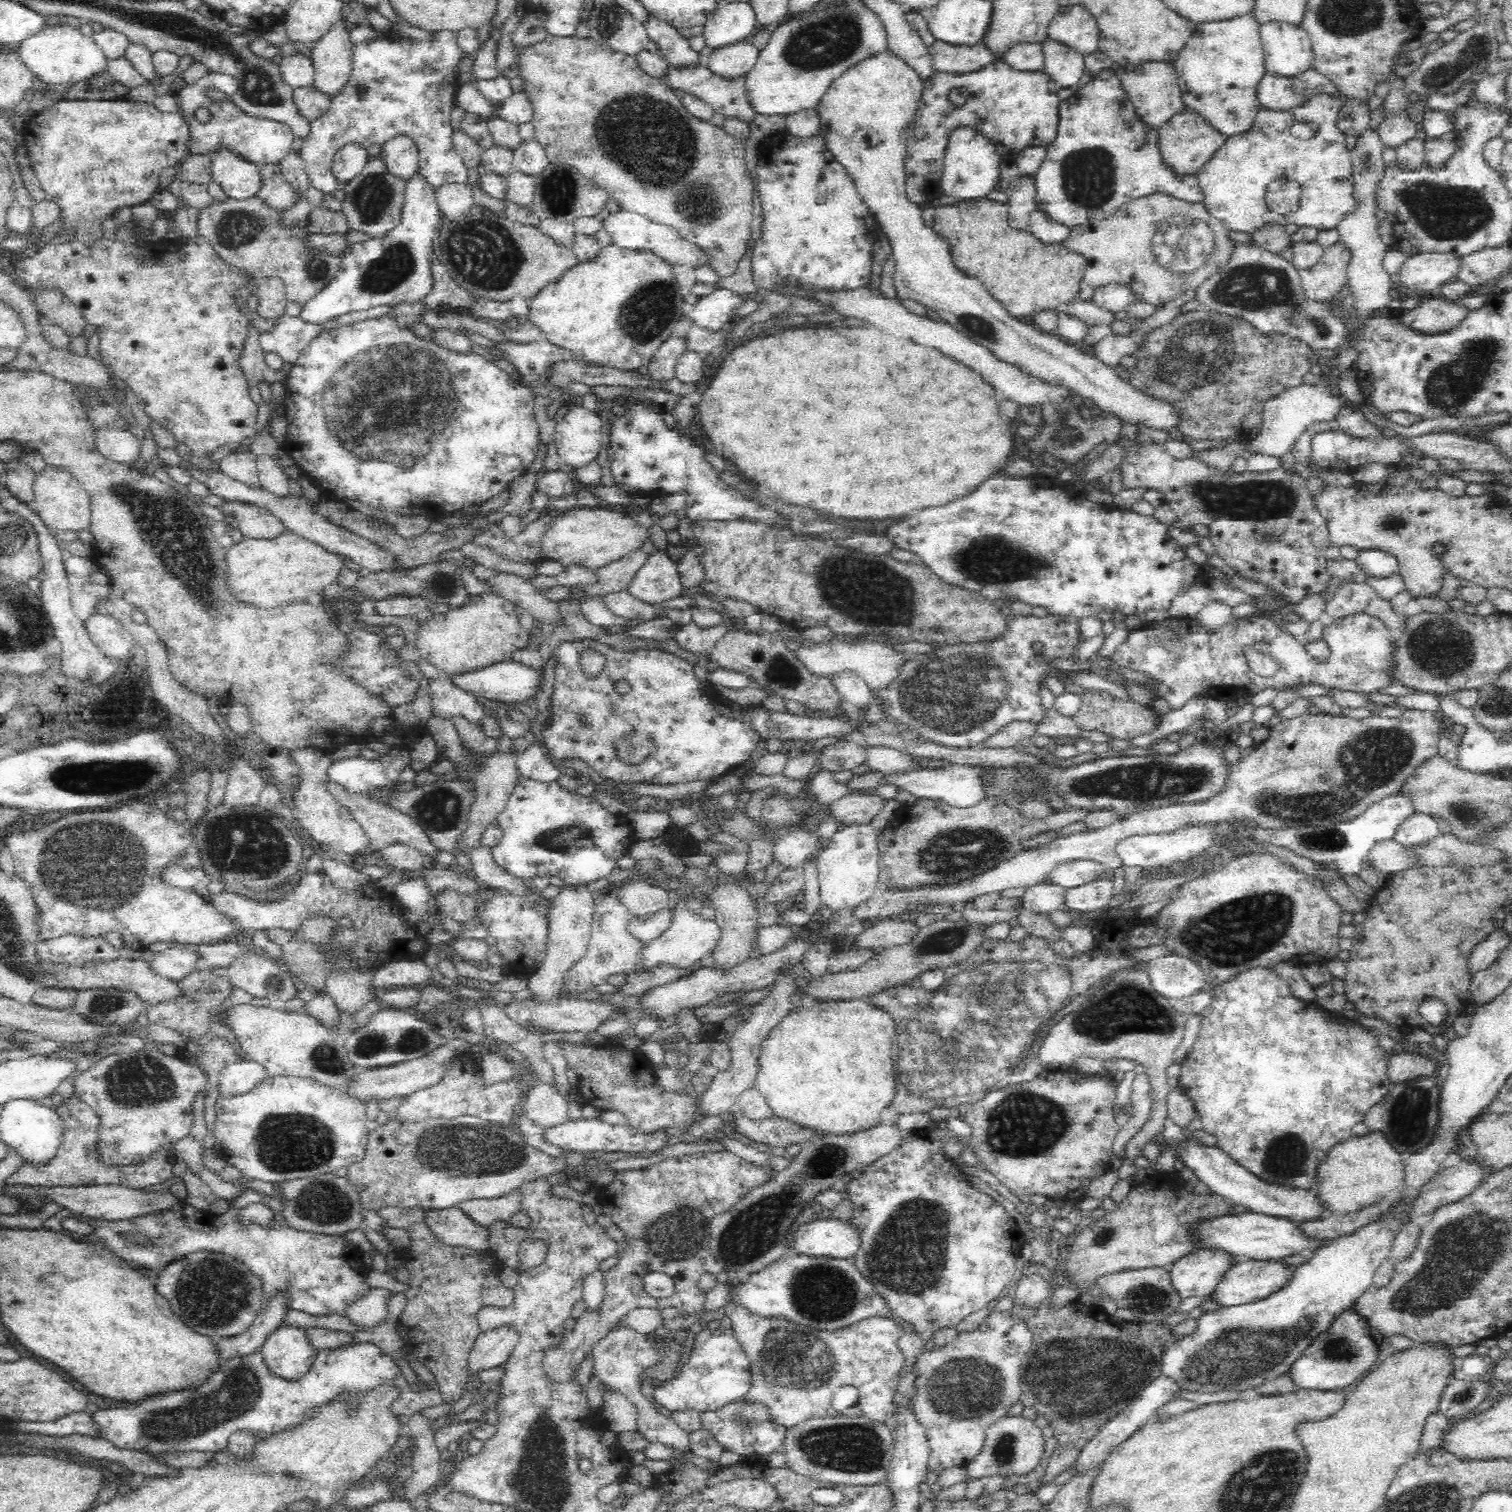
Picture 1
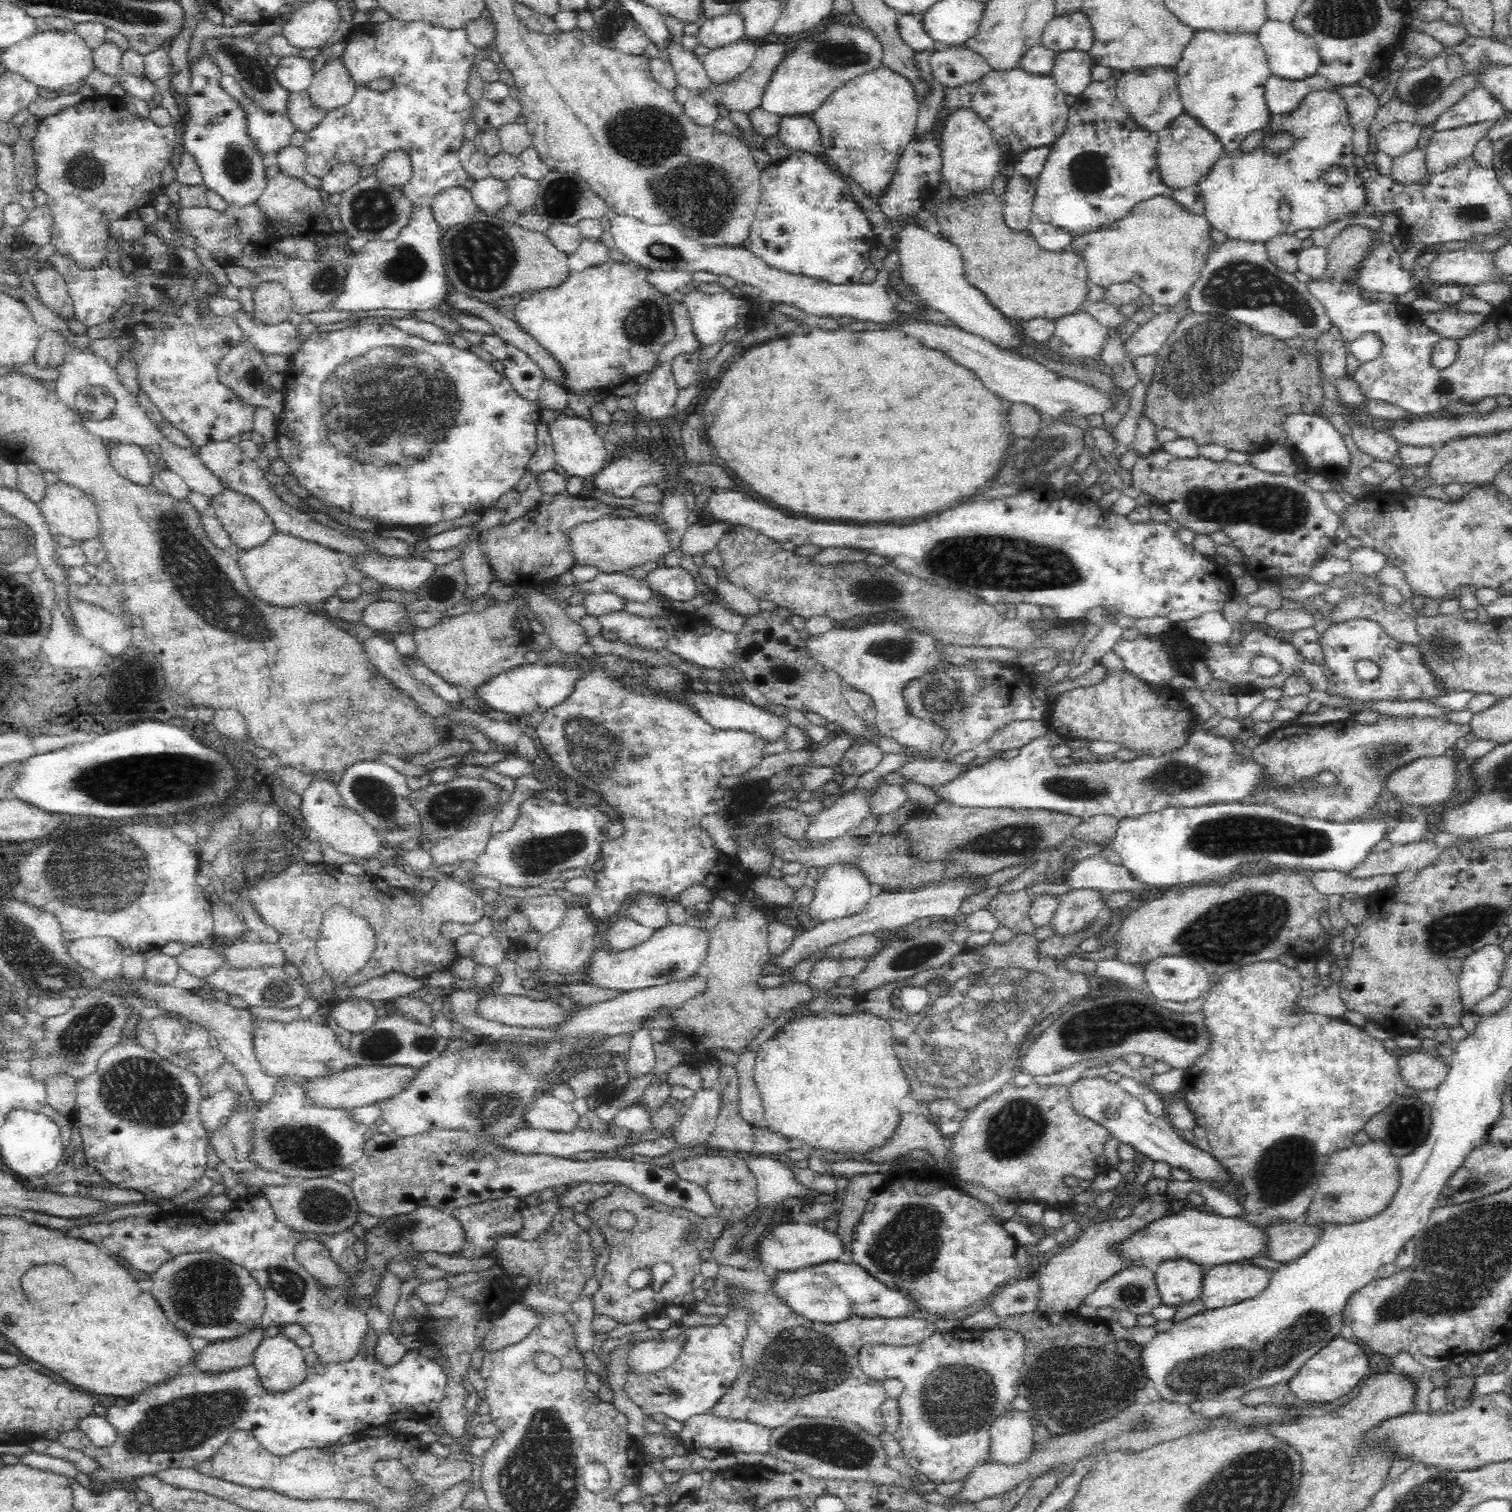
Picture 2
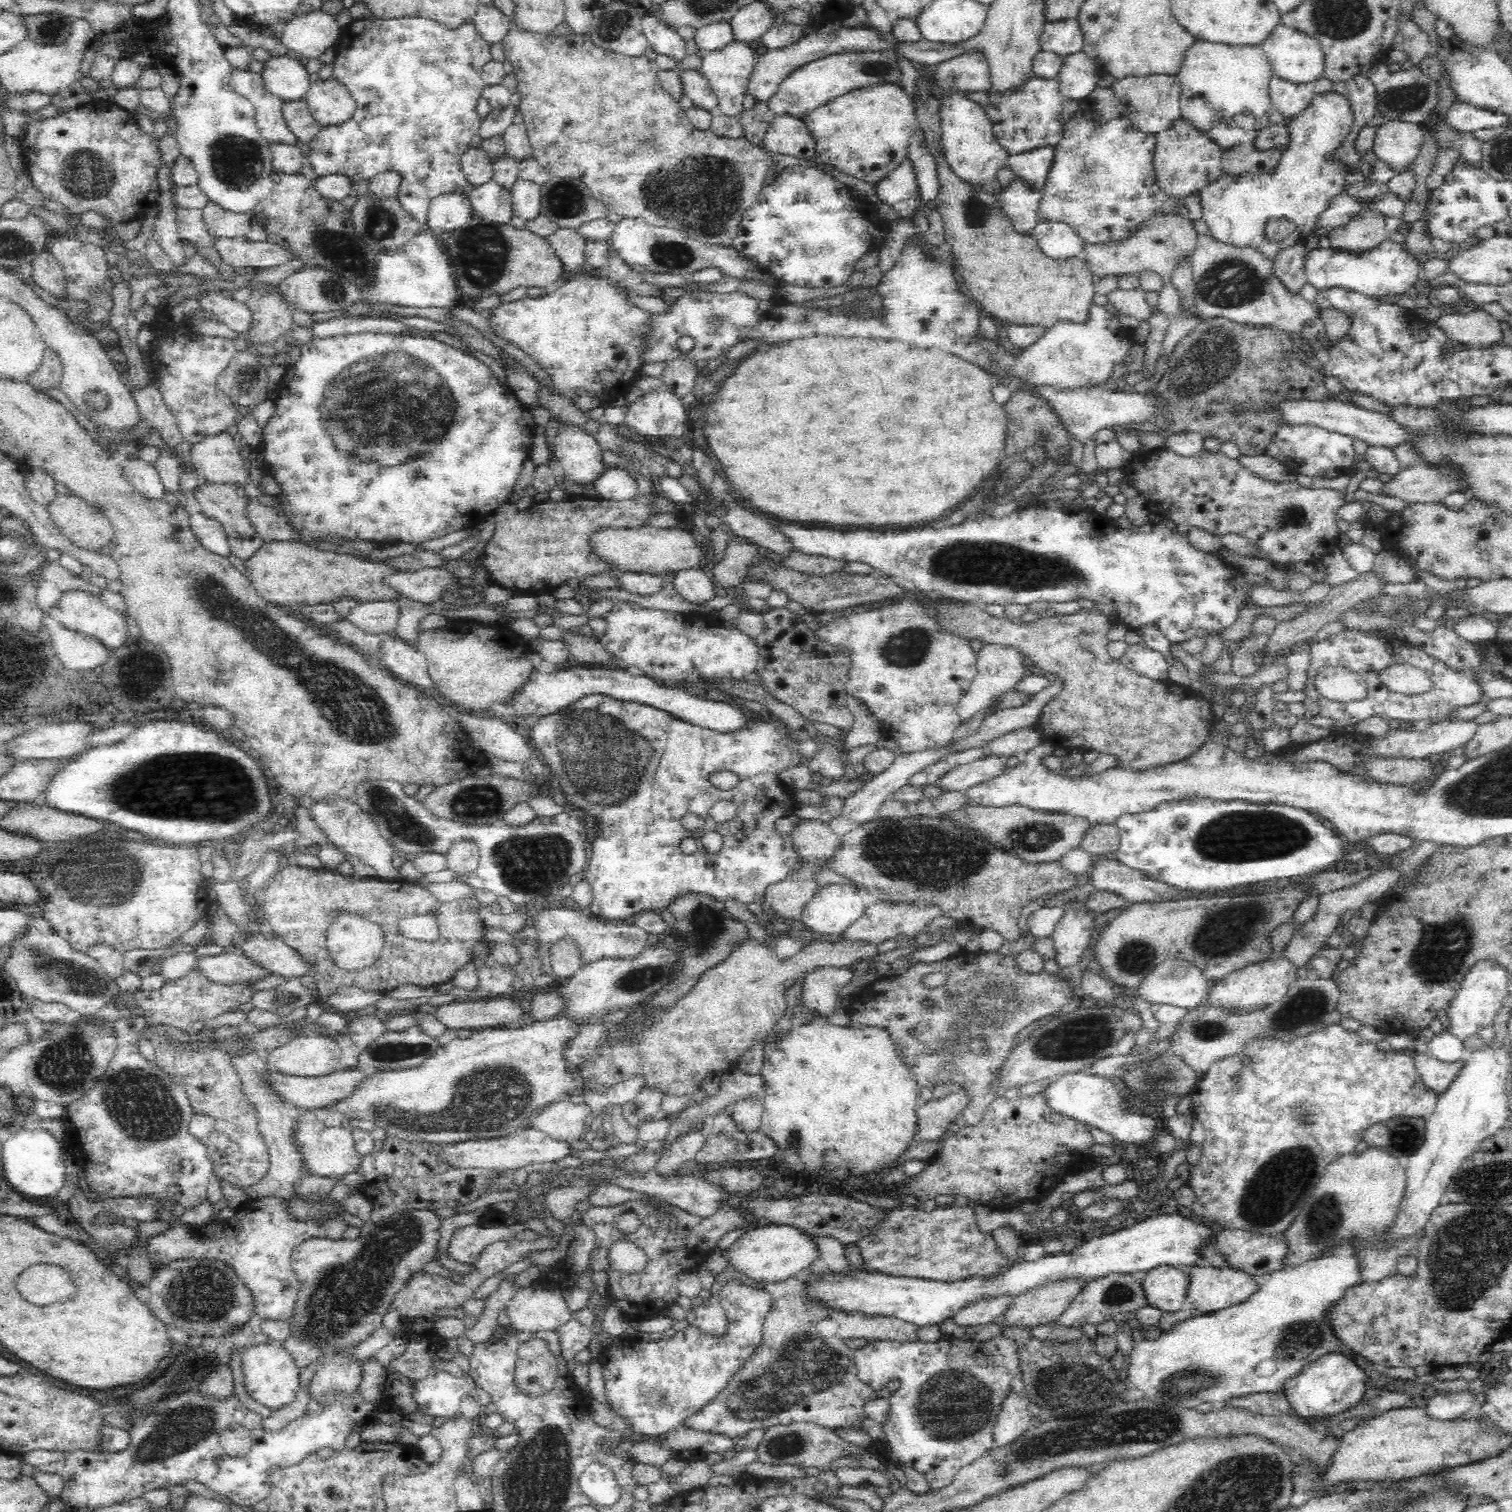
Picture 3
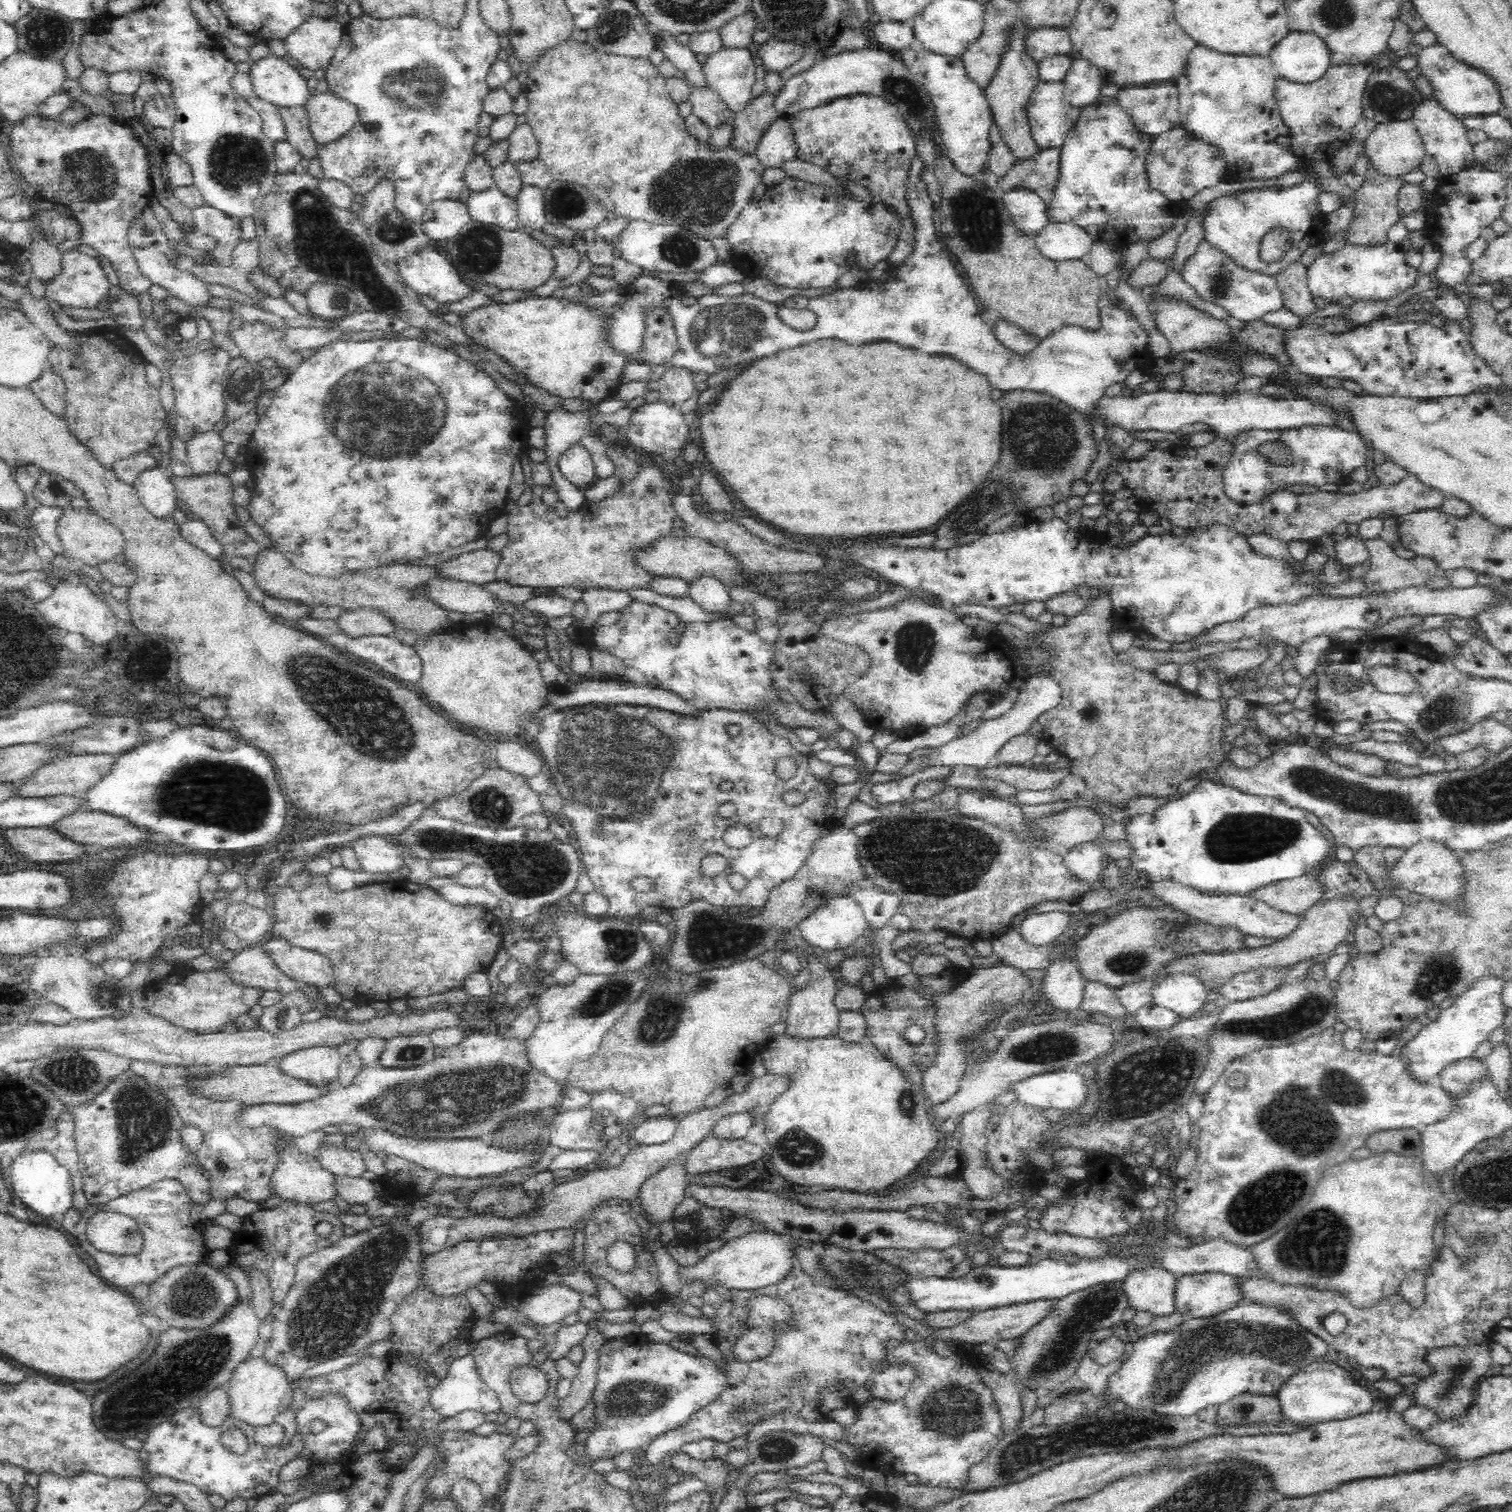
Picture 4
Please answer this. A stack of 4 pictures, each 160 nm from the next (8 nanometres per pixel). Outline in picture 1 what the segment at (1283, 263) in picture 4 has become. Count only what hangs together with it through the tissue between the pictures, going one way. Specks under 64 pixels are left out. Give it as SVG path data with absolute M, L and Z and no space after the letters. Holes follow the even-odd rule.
M1329 93L1315 94L1312 98L1303 102L1300 106L1295 106L1290 110L1268 110L1265 108L1261 108L1257 115L1254 117L1254 122L1252 122L1252 126L1245 130L1244 132L1233 134L1227 137L1224 141L1224 144L1213 153L1212 158L1208 159L1208 162L1205 162L1196 173L1197 179L1204 193L1203 204L1208 211L1208 214L1211 214L1213 218L1222 222L1228 230L1235 230L1244 233L1251 234L1253 230L1256 230L1258 227L1264 226L1264 224L1278 224L1286 226L1289 222L1295 223L1298 228L1301 227L1312 227L1319 230L1332 230L1332 228L1337 228L1338 224L1342 222L1342 218L1347 212L1353 208L1353 198L1351 195L1352 187L1347 178L1350 178L1351 175L1351 154L1349 153L1348 148L1346 147L1346 135L1342 134L1338 127L1336 126L1338 115L1340 114L1340 109L1342 108L1343 103L1338 98L1338 95L1333 95ZM1282 178L1286 178L1288 180L1293 180L1299 184L1301 188L1300 194L1300 205L1299 210L1293 212L1292 216L1281 216L1273 213L1267 207L1267 202L1265 201L1265 192L1267 186L1274 180L1280 180Z

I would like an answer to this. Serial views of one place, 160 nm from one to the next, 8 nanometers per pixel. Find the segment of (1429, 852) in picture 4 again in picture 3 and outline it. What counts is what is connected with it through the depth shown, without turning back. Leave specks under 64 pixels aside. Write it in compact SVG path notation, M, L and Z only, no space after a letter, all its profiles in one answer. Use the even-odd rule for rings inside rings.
M1384 869L1374 876L1370 875L1364 880L1360 880L1354 886L1346 887L1337 891L1332 891L1320 895L1318 908L1314 918L1308 922L1302 923L1300 928L1294 932L1294 935L1286 945L1281 956L1286 957L1291 964L1298 968L1302 968L1309 964L1309 960L1318 950L1328 946L1328 938L1333 934L1335 929L1340 927L1341 916L1348 911L1354 912L1360 909L1366 903L1375 903L1383 899L1385 892L1392 888L1399 880L1397 869Z

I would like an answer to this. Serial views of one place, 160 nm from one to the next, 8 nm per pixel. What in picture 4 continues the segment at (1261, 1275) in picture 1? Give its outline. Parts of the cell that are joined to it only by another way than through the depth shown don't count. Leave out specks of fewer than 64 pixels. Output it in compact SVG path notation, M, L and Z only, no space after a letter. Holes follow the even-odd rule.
M1224 1273L1187 1274L1176 1280L1175 1311L1187 1318L1208 1318L1243 1301L1238 1278Z

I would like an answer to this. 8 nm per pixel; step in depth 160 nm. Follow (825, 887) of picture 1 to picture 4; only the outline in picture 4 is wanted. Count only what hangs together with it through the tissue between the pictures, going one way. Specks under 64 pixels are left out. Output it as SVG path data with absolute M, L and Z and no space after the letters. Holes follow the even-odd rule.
M840 894L835 895L828 902L820 904L816 910L812 910L806 916L806 920L800 922L798 929L809 945L819 947L827 952L853 947L854 942L866 930L866 925L865 913L860 904L850 895Z

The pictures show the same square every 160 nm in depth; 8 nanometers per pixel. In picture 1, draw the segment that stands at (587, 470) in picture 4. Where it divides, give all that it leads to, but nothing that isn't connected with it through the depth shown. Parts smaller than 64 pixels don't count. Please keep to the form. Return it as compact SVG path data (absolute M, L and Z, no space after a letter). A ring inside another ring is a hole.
M570 403L568 412L556 421L553 441L560 461L574 470L598 457L604 440L605 424L598 410L586 410Z

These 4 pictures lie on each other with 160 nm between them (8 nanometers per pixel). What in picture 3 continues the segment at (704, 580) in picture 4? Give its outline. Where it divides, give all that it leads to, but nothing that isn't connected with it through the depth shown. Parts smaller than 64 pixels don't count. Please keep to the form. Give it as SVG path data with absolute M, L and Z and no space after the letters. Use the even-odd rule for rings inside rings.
M702 569L678 570L674 573L673 587L688 602L702 605L715 597L713 581Z

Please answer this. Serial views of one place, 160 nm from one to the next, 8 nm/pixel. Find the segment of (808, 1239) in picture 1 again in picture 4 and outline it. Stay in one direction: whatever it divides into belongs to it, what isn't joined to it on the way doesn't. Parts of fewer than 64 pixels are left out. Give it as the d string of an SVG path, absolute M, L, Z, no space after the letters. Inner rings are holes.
M754 1230L727 1241L722 1247L710 1251L704 1258L679 1265L680 1277L684 1281L704 1279L708 1286L716 1283L728 1289L752 1290L778 1284L791 1274L796 1256L794 1246L782 1240L780 1234L770 1230Z

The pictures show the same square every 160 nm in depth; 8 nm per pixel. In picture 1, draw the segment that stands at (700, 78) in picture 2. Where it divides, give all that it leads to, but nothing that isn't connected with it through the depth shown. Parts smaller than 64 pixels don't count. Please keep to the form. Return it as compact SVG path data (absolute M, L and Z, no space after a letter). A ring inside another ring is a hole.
M652 13L643 22L645 31L657 48L666 56L669 66L697 65L700 63L698 52L694 52L686 38L678 33L676 27L657 18Z

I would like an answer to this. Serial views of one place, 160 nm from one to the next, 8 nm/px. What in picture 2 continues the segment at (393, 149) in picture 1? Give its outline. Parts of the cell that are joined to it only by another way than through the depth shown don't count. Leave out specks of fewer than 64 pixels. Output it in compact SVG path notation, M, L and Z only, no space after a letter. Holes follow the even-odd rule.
M396 149L383 154L380 162L374 165L374 174L388 185L403 187L408 184L412 174L412 161L408 151Z

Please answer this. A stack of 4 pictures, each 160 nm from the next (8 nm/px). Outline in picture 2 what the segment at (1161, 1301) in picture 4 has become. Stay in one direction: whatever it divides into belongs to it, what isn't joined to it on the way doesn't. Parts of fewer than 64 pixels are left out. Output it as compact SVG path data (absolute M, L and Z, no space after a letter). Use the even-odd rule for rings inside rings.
M1187 1258L1170 1259L1154 1267L1156 1285L1164 1305L1177 1307L1199 1298L1206 1270Z

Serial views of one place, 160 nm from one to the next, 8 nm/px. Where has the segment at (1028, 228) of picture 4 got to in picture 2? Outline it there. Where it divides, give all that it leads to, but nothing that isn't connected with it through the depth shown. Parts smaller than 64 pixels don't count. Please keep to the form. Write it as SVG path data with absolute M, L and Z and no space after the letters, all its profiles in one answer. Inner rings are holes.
M1014 171L1007 180L1004 199L1003 218L1008 228L1012 230L1026 230L1031 222L1035 185L1033 180Z

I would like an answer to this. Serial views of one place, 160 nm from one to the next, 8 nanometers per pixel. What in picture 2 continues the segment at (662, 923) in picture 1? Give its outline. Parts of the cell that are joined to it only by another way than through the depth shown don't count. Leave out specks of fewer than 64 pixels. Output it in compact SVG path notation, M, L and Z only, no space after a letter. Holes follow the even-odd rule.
M617 917L607 933L607 938L615 953L619 953L647 942L656 932L656 929L643 926L627 917Z

